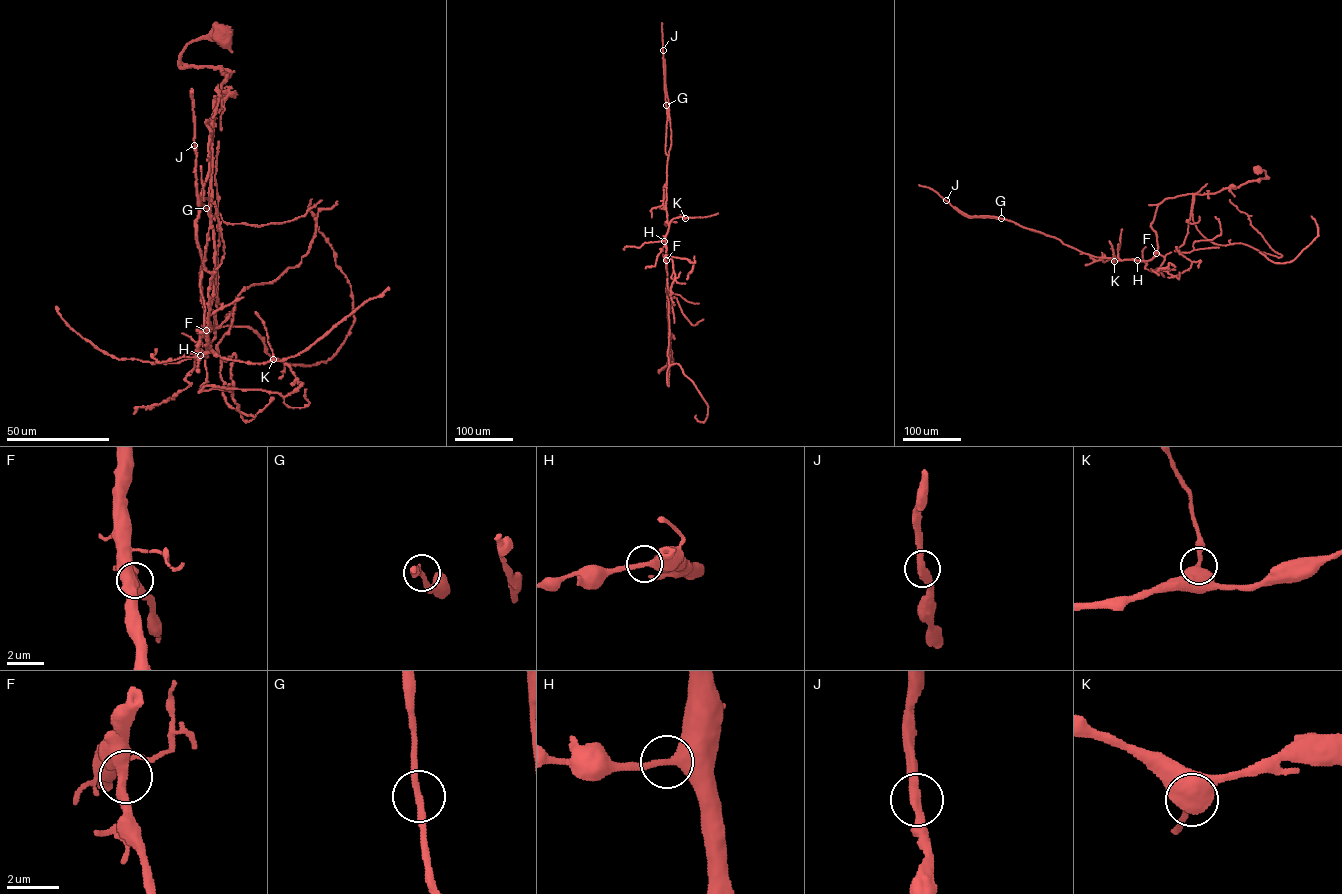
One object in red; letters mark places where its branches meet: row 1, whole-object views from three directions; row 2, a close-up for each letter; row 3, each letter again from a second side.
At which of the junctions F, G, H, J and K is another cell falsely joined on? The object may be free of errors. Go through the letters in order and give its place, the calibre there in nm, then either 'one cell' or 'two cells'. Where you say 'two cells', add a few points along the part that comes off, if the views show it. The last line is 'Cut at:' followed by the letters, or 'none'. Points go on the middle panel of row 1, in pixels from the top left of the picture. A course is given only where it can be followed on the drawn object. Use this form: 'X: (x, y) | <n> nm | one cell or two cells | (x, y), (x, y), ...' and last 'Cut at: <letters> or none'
F: (666, 260) | 500 nm | one cell
G: (666, 105) | 280 nm | one cell
H: (664, 241) | 360 nm | one cell
J: (663, 50) | 360 nm | one cell
K: (685, 218) | 480 nm | one cell
Cut at: none

